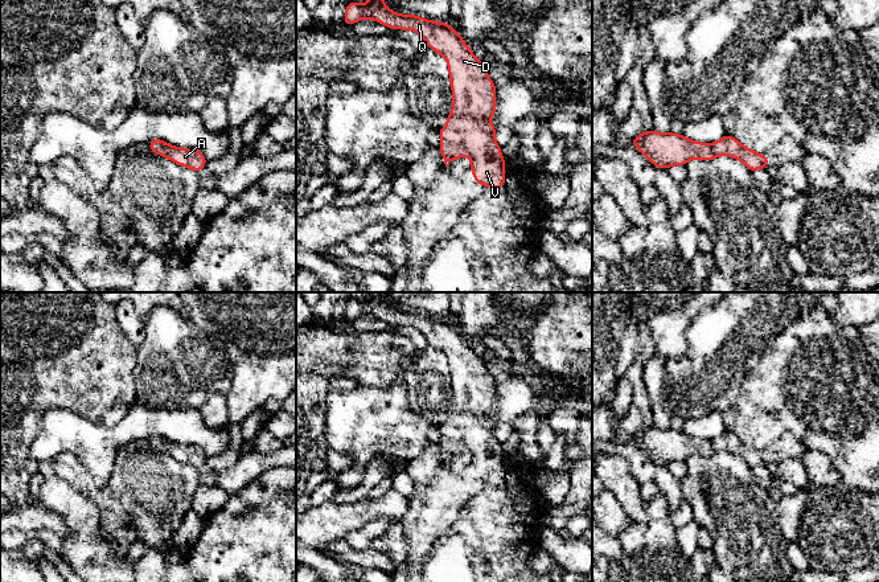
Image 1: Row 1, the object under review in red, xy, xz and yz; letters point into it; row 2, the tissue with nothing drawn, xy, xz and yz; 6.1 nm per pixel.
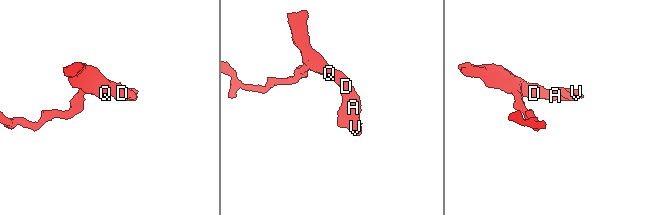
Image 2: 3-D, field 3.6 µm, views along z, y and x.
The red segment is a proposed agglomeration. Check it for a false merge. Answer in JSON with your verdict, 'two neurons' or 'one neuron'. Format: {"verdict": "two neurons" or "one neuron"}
{"verdict": "one neuron"}

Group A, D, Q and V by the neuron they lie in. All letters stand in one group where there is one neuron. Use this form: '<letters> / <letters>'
A D Q V

